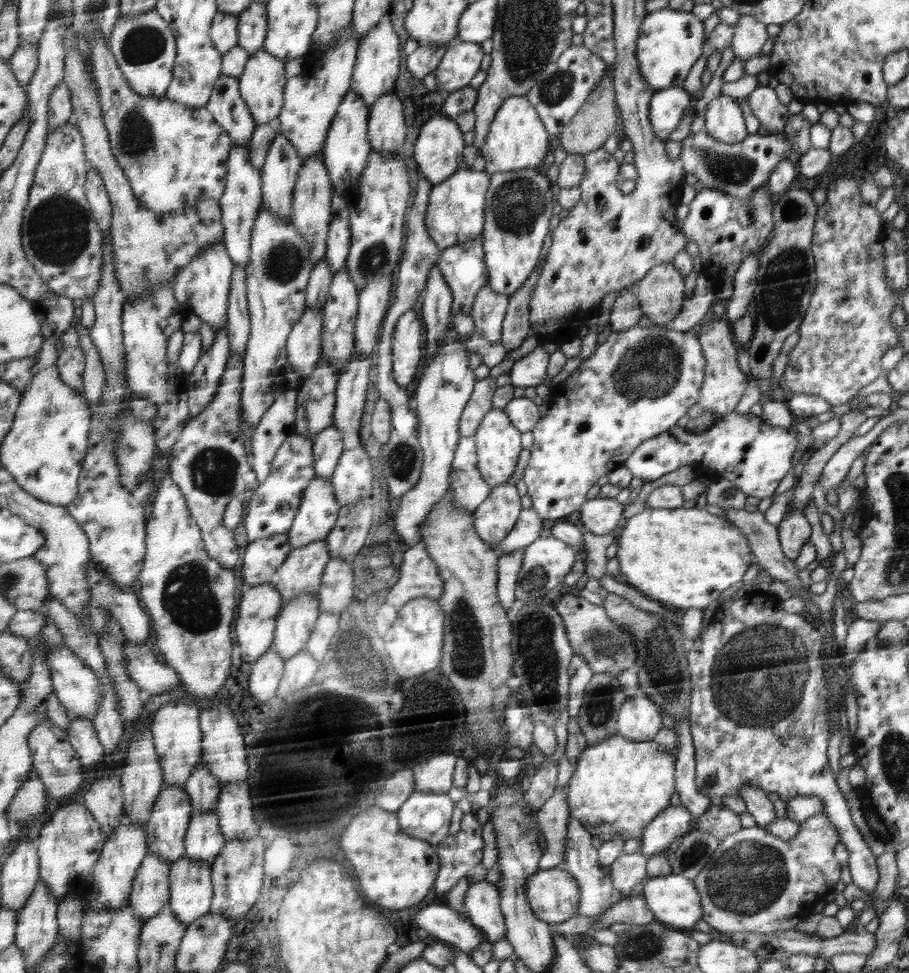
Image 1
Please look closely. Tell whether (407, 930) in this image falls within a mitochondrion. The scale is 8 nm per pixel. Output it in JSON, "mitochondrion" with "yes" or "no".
{"mitochondrion":"no"}

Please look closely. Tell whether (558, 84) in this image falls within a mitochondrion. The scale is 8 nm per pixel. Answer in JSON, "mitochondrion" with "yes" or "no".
{"mitochondrion":"yes"}

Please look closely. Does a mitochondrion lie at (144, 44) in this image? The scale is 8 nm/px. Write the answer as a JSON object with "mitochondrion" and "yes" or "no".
{"mitochondrion":"yes"}

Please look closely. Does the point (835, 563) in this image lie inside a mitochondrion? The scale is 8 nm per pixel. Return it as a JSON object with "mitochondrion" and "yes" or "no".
{"mitochondrion":"no"}

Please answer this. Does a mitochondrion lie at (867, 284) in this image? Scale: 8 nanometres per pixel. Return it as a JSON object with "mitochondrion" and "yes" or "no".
{"mitochondrion":"no"}

